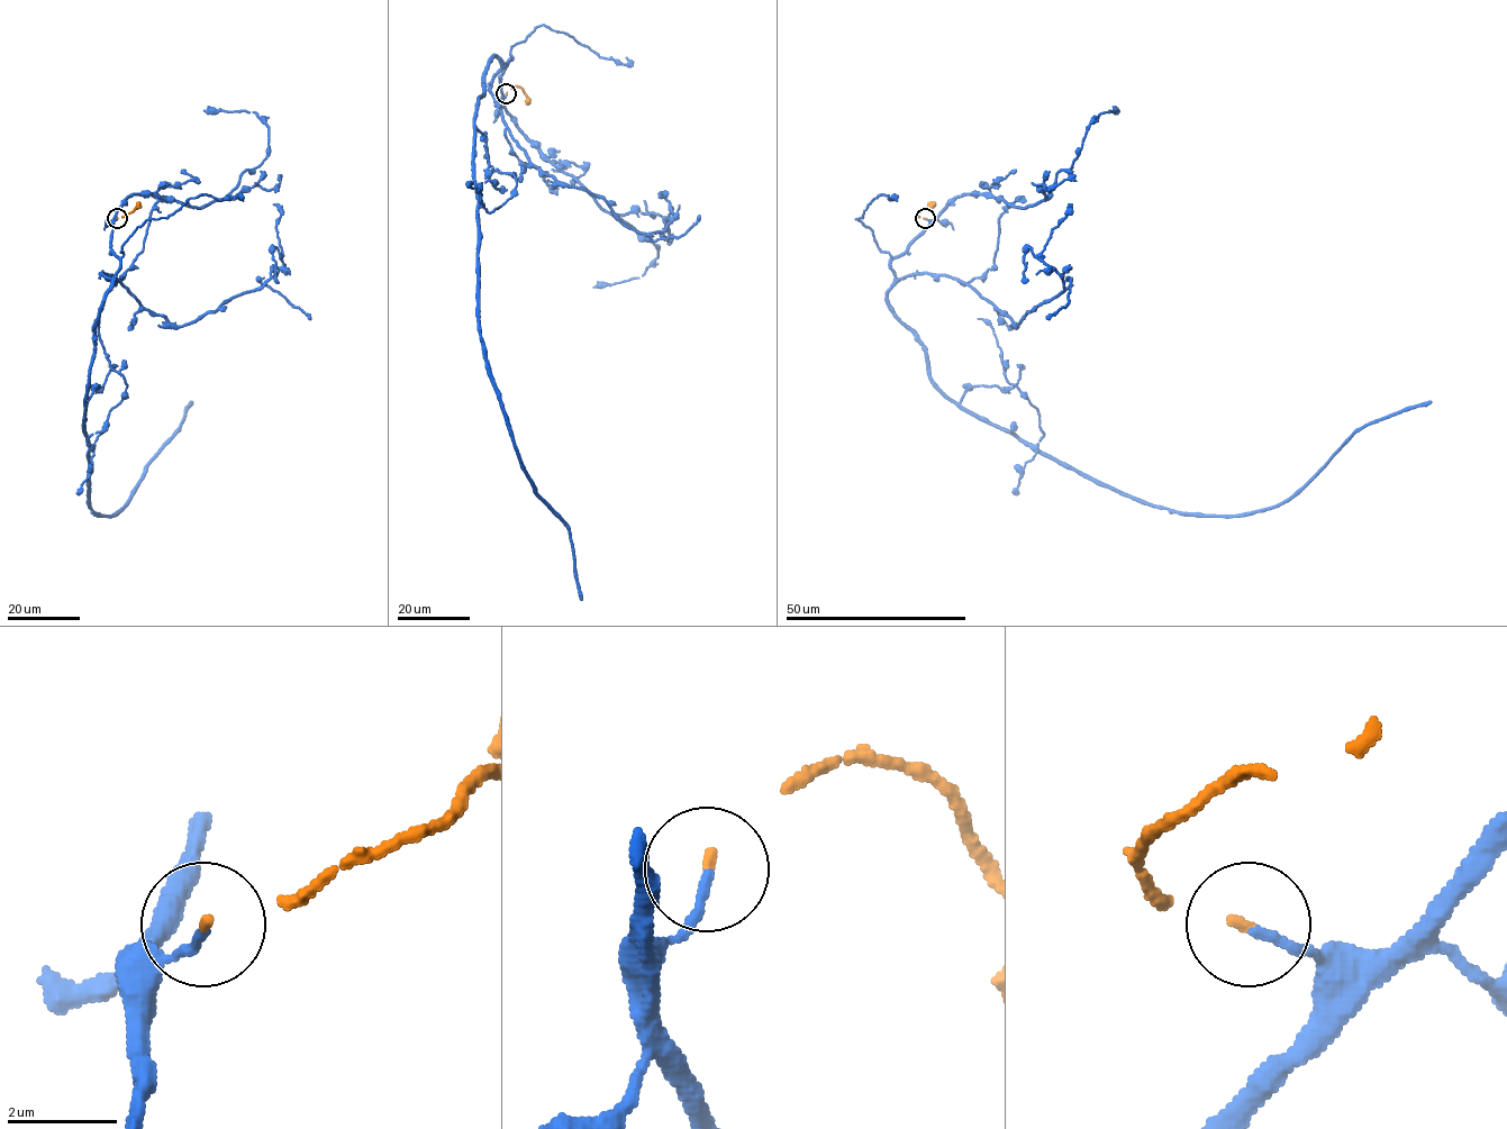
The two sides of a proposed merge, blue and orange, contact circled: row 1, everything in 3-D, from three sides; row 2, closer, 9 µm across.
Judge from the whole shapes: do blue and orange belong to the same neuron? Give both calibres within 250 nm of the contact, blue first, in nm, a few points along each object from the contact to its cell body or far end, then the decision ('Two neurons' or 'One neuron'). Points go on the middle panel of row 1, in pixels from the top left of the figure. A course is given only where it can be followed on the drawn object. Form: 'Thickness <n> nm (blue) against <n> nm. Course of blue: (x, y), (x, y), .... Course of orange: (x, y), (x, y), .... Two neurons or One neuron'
Thickness 160 nm (blue) against 130 nm. Course of blue: (506, 93), (500, 78), (509, 60), (493, 56), (474, 120), (479, 334), (520, 465), (568, 526), (582, 599). Course of orange: (506, 93), (520, 87), (528, 105). One neuron

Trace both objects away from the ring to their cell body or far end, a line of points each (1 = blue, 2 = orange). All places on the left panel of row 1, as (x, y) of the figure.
1: (117, 218), (110, 247), (119, 270), (96, 326), (85, 399), (89, 504), (98, 515), (128, 500), (192, 401)
2: (117, 218), (130, 212), (138, 202)

